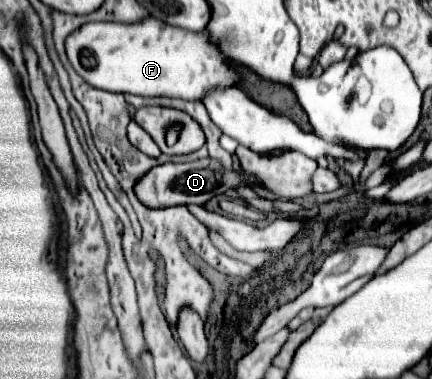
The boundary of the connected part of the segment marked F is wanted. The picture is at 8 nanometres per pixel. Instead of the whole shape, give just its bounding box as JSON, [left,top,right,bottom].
[66,16,242,102]

